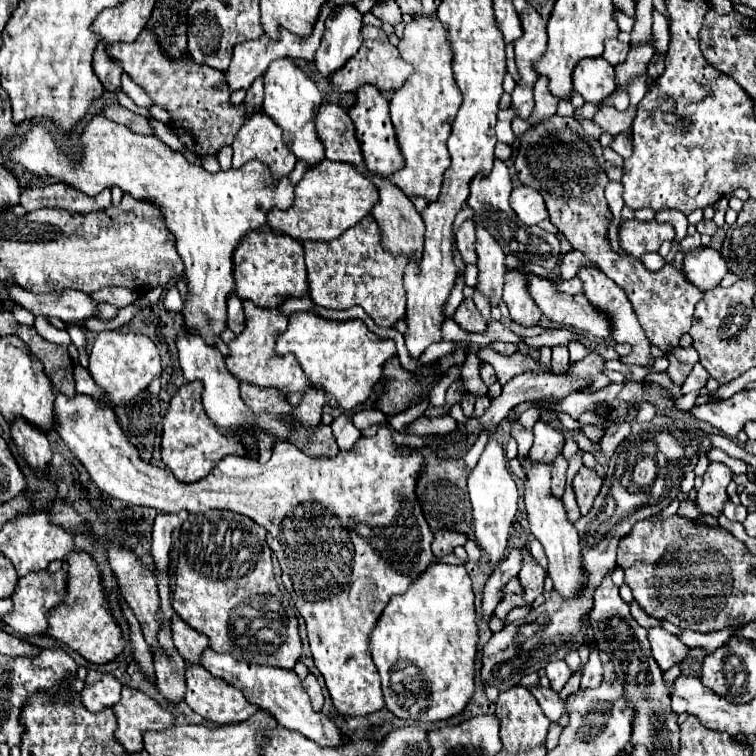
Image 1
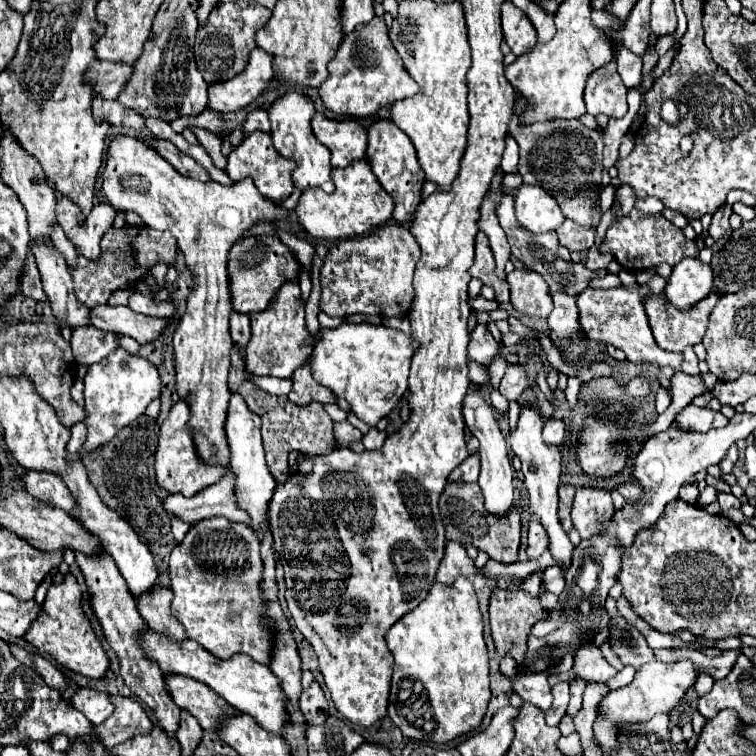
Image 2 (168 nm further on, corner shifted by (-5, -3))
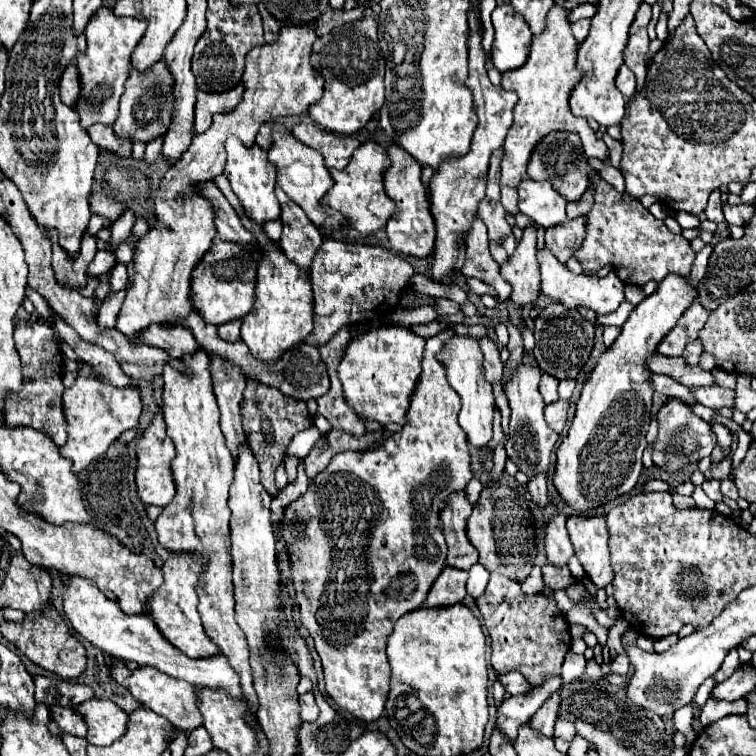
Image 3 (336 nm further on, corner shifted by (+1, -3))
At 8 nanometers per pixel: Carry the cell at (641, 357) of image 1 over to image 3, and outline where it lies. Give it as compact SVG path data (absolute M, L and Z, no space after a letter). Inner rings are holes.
M692 387L692 393L696 397L698 403L712 407L712 409L720 409L720 407L732 407L734 409L734 399L736 393L732 389L726 387Z

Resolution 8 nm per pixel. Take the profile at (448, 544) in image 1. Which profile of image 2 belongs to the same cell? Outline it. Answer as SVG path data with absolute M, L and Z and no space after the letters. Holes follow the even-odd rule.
M448 541L444 551L444 561L440 563L440 569L436 573L436 581L450 585L458 575L472 577L476 575L476 567L474 567L474 561L466 555L464 545L456 541Z

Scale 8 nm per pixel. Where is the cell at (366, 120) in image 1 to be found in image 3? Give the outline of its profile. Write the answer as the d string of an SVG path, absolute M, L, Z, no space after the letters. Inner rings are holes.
M392 145L388 149L388 157L392 159L392 167L384 175L384 185L386 185L386 193L396 203L396 213L386 225L388 241L392 249L398 251L400 255L430 259L430 249L434 249L434 217L430 213L428 193L420 181L420 173L422 173L420 163L414 161L410 153L404 153L404 149L400 149L398 145Z

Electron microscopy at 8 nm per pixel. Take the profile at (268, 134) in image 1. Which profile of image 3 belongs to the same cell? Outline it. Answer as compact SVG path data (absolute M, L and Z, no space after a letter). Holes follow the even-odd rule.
M228 137L226 153L228 153L228 157L226 157L224 175L228 177L228 181L232 185L232 191L238 195L246 217L252 219L254 223L260 223L260 225L266 223L266 221L280 219L280 203L274 195L276 165L268 161L268 153L262 151L258 145L244 147L236 137Z

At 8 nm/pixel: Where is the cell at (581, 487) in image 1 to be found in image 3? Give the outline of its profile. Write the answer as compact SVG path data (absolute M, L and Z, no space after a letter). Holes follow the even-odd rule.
M570 517L568 519L570 541L576 549L576 557L582 563L588 579L604 589L614 579L608 551L608 527L604 517Z

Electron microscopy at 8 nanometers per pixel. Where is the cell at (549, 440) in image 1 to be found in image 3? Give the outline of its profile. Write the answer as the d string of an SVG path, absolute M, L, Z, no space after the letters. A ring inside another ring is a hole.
M558 399L558 401L550 403L550 405L546 405L546 409L544 409L546 423L548 423L556 433L562 433L564 425L566 425L568 405L570 405L570 401L566 401L566 399Z

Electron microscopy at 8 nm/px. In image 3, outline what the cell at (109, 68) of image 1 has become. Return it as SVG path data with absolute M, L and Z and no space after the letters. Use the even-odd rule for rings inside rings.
M94 125L88 131L88 135L98 145L98 149L106 149L106 151L118 155L118 137L114 135L112 127L108 127L108 125Z

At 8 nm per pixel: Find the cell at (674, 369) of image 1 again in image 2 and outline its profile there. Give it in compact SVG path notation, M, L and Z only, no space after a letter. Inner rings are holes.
M692 347L684 349L682 355L684 355L684 361L682 361L682 373L686 373L686 375L700 375L700 371L698 371L698 357L694 355Z

